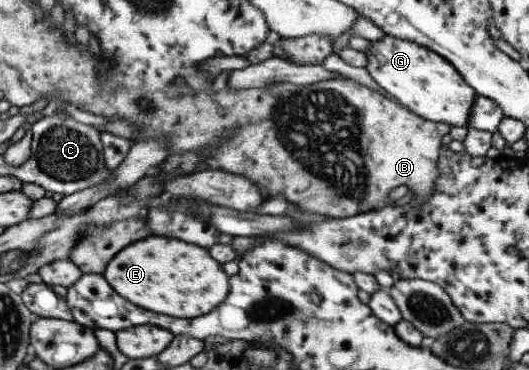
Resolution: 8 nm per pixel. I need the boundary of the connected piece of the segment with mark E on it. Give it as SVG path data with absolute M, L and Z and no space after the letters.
M147 237L127 245L111 259L102 274L127 301L181 319L195 319L213 311L230 290L229 276L205 249L165 237Z

